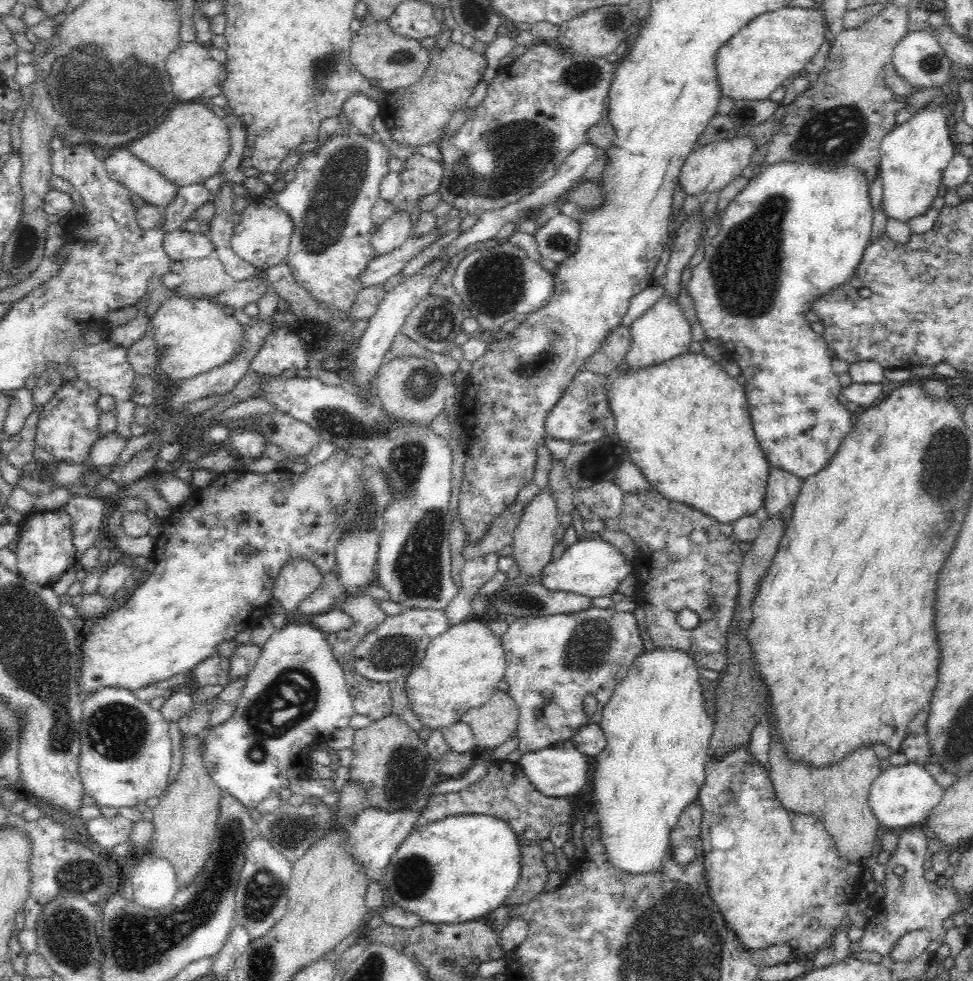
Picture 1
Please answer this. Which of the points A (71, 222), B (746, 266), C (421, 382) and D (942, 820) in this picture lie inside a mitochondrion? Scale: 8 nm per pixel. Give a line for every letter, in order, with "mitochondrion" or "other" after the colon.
A: other
B: mitochondrion
C: mitochondrion
D: other

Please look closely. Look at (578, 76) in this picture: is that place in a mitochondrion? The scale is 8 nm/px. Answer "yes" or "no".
yes

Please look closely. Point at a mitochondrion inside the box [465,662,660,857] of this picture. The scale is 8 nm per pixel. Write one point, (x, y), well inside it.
(548, 703)

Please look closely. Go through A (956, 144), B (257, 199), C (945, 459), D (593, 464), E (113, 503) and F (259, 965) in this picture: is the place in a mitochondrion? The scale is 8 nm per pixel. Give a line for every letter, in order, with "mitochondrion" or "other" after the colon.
A: other
B: other
C: mitochondrion
D: mitochondrion
E: other
F: mitochondrion

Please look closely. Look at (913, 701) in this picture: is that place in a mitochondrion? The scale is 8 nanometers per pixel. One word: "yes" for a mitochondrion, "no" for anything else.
no

